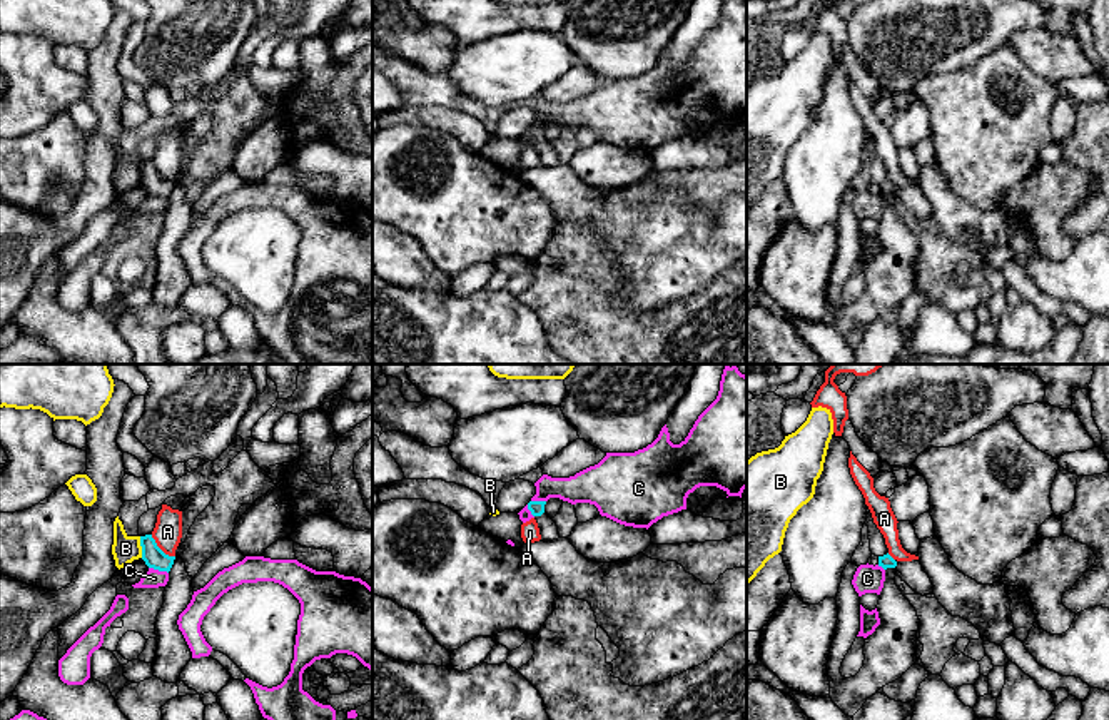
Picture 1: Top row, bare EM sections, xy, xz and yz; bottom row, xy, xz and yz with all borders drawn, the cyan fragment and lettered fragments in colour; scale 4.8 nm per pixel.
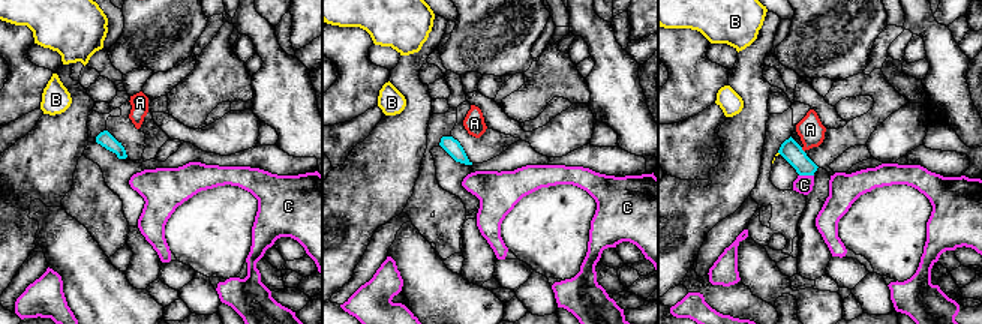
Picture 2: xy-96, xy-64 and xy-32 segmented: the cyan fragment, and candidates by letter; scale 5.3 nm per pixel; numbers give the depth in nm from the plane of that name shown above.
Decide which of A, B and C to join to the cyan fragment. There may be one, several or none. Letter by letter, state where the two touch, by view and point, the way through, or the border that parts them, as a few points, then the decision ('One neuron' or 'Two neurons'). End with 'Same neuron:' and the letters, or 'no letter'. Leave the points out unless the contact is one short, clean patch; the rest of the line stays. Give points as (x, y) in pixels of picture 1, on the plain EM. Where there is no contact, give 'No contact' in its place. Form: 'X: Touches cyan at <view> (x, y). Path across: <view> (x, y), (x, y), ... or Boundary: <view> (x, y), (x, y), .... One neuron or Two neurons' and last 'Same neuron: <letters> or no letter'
A: Touches cyan at xy (159, 174). Two neurons
B: Touches cyan at xy (141, 171). Two neurons
C: Touches cyan at xy (159, 196). Boundary: xy (149, 192), (167, 199). Two neurons
Same neuron: no letter

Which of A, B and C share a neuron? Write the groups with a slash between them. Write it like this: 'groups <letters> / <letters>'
groups A / B / C

